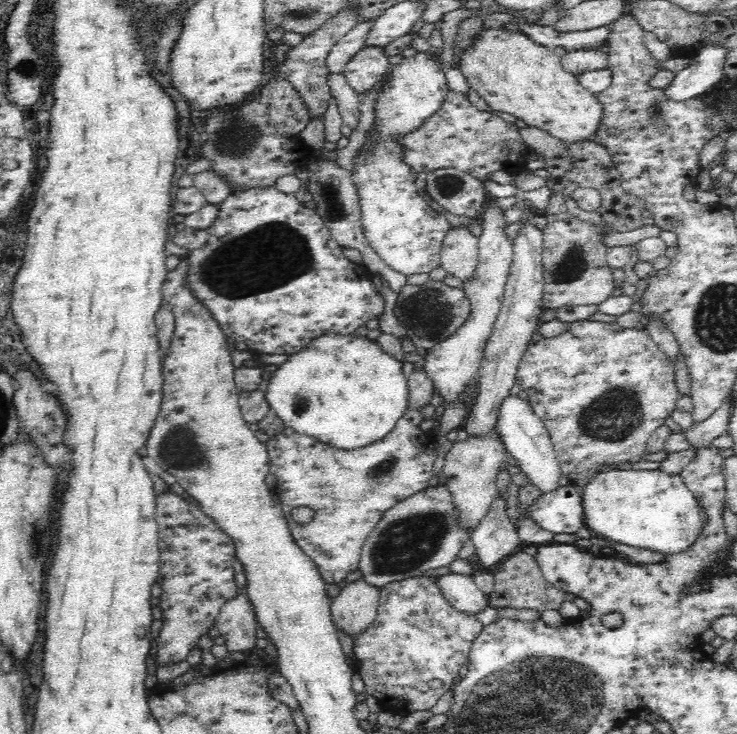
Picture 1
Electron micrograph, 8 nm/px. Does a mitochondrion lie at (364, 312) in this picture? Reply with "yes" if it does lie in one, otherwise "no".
no

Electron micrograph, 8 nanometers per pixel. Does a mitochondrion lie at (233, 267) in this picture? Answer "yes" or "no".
yes

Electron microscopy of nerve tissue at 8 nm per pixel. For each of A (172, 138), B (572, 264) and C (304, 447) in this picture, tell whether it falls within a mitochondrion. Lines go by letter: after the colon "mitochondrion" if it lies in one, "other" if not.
A: other
B: mitochondrion
C: other

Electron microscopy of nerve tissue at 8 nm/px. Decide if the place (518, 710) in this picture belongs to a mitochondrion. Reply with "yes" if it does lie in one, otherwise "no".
yes

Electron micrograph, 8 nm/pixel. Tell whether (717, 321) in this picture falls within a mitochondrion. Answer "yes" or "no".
yes

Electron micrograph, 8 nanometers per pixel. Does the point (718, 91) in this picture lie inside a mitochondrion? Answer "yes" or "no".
no

